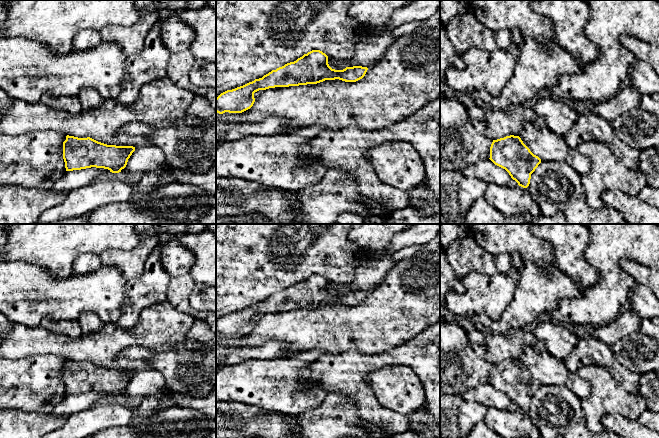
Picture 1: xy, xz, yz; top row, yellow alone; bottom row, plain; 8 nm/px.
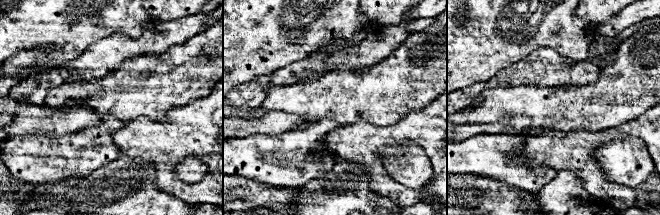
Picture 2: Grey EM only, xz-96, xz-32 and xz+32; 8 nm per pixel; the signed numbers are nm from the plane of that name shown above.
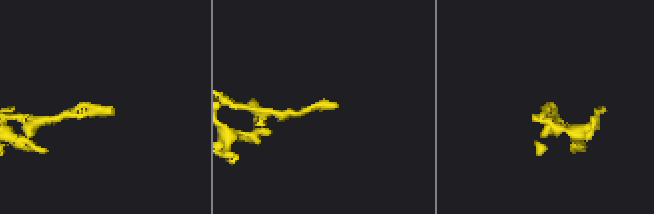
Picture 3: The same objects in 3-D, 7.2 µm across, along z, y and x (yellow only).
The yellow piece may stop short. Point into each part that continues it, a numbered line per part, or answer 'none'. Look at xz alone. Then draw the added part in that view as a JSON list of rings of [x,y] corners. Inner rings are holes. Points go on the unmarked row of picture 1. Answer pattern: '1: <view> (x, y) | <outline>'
none

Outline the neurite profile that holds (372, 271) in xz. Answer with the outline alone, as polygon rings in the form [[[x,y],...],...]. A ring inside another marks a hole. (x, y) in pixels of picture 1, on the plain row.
[[[385,254],[381,258],[369,258],[366,256],[356,269],[351,283],[341,284],[328,280],[328,288],[335,294],[343,294],[346,291],[353,290],[369,292],[385,279],[396,264],[397,262],[393,260],[393,254]]]

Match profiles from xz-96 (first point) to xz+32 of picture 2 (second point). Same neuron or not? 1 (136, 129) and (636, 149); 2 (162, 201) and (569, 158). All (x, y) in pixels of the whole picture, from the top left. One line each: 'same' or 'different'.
1: different
2: different

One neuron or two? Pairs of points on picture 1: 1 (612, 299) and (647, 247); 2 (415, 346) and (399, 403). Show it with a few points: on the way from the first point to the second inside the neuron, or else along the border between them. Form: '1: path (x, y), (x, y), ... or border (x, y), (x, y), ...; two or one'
1: path (613, 281), (612, 261), (626, 247), (629, 247); one
2: border (385, 368), (407, 365), (417, 376), (422, 388); two

